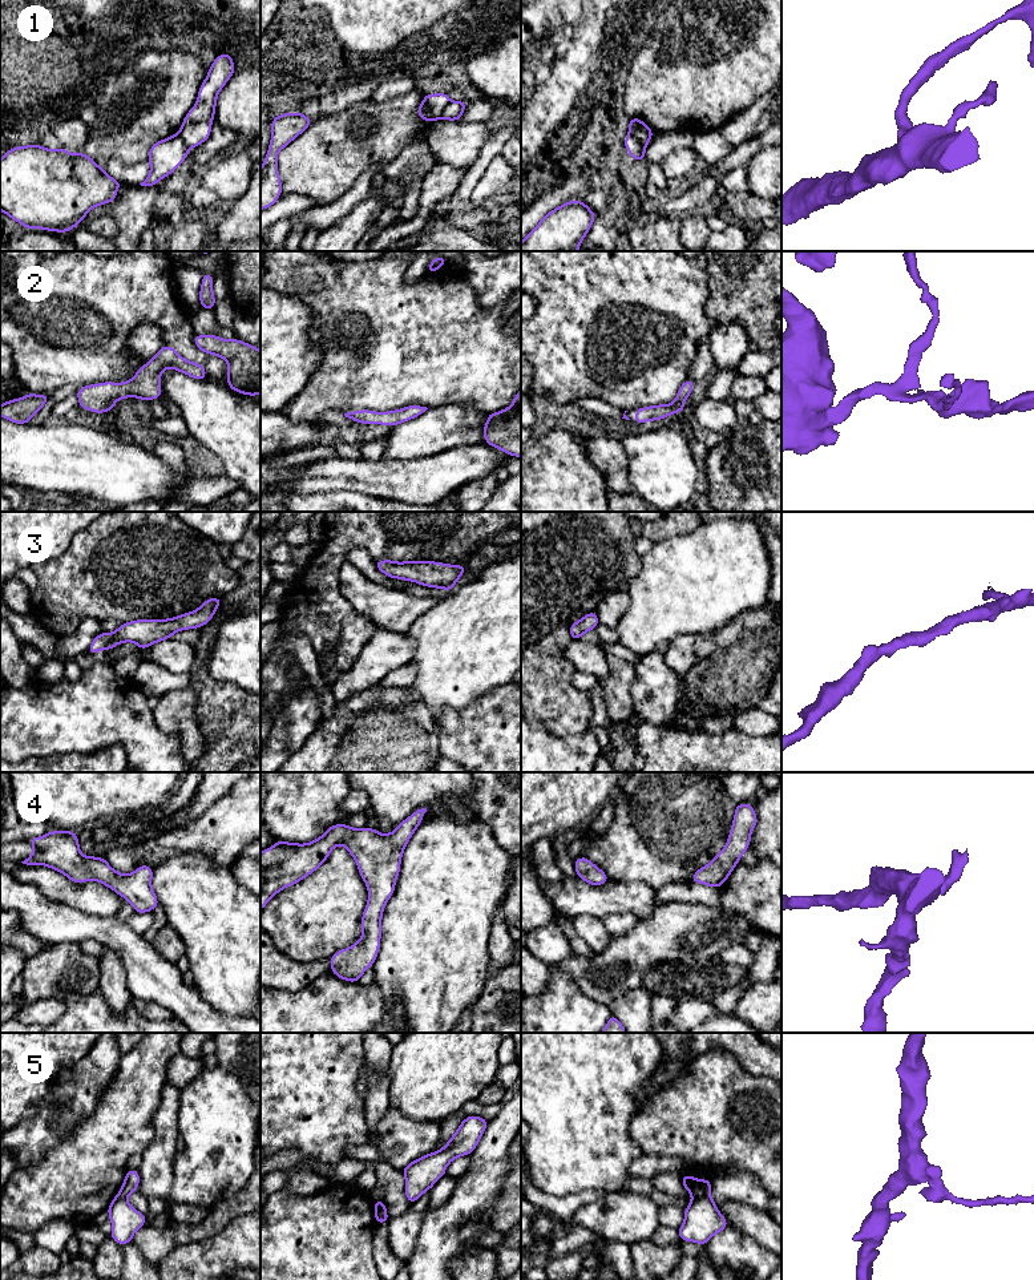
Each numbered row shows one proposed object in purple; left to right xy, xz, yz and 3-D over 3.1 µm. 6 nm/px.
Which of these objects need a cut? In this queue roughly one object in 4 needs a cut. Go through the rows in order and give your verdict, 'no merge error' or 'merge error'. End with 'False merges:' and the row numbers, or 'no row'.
1: merge error
2: no merge error
3: no merge error
4: no merge error
5: merge error
False merges: 1, 5

